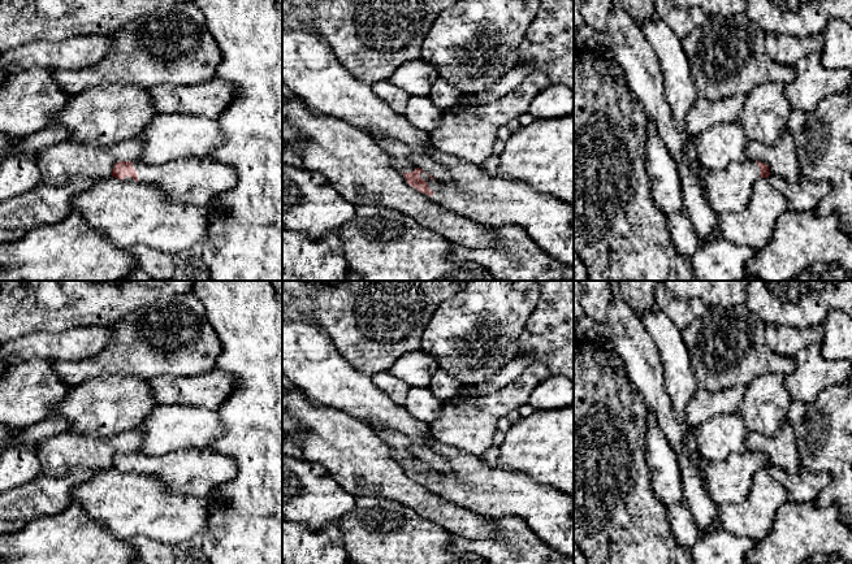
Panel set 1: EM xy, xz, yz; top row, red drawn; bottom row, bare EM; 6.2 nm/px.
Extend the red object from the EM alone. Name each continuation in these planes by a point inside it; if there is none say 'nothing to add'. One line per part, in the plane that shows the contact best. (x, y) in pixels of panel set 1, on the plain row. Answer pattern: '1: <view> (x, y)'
1: xz (491, 490)

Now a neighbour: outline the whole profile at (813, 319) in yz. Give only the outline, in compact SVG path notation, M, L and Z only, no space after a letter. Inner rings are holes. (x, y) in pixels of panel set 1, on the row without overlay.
M751 281L745 304L766 325L822 325L832 309L852 317L852 281Z

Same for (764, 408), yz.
M765 373L747 386L738 412L749 433L775 435L786 422L792 399L784 387L783 373Z

